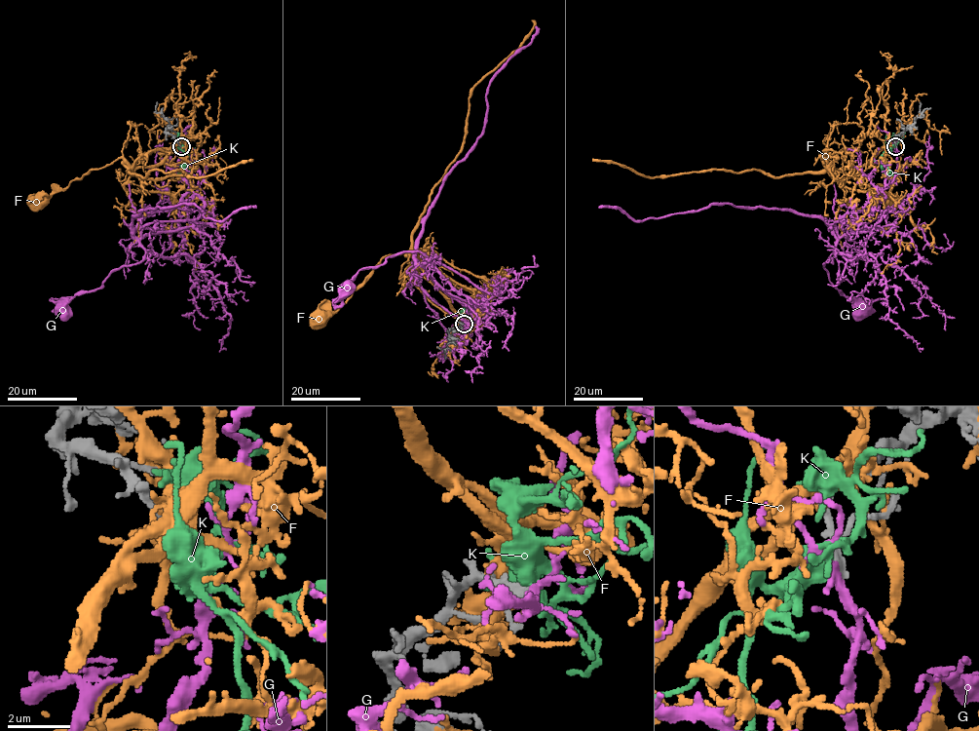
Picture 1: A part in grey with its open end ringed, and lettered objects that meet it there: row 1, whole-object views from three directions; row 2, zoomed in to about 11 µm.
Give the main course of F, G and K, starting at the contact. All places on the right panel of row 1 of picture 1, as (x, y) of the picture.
F: (894, 139), (862, 165), (831, 170), (824, 158), (829, 168), (860, 178), (890, 202)
G: (895, 145), (893, 179), (870, 209), (842, 218), (836, 247), (823, 265), (829, 281), (862, 312)
K: (895, 145), (885, 150), (883, 169), (894, 173)

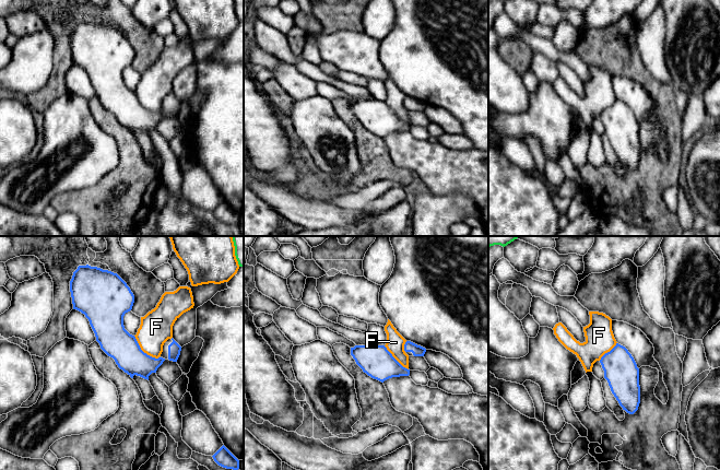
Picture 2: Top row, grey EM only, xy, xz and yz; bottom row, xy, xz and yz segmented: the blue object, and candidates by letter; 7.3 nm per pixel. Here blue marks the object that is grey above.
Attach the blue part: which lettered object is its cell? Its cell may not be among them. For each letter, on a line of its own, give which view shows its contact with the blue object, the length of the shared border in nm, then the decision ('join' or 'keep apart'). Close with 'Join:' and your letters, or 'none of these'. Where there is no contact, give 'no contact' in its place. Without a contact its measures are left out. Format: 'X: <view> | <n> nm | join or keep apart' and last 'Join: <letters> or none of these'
F: xy | 260 nm | keep apart
G: no contact | join
K: no contact | keep apart
Join: G

